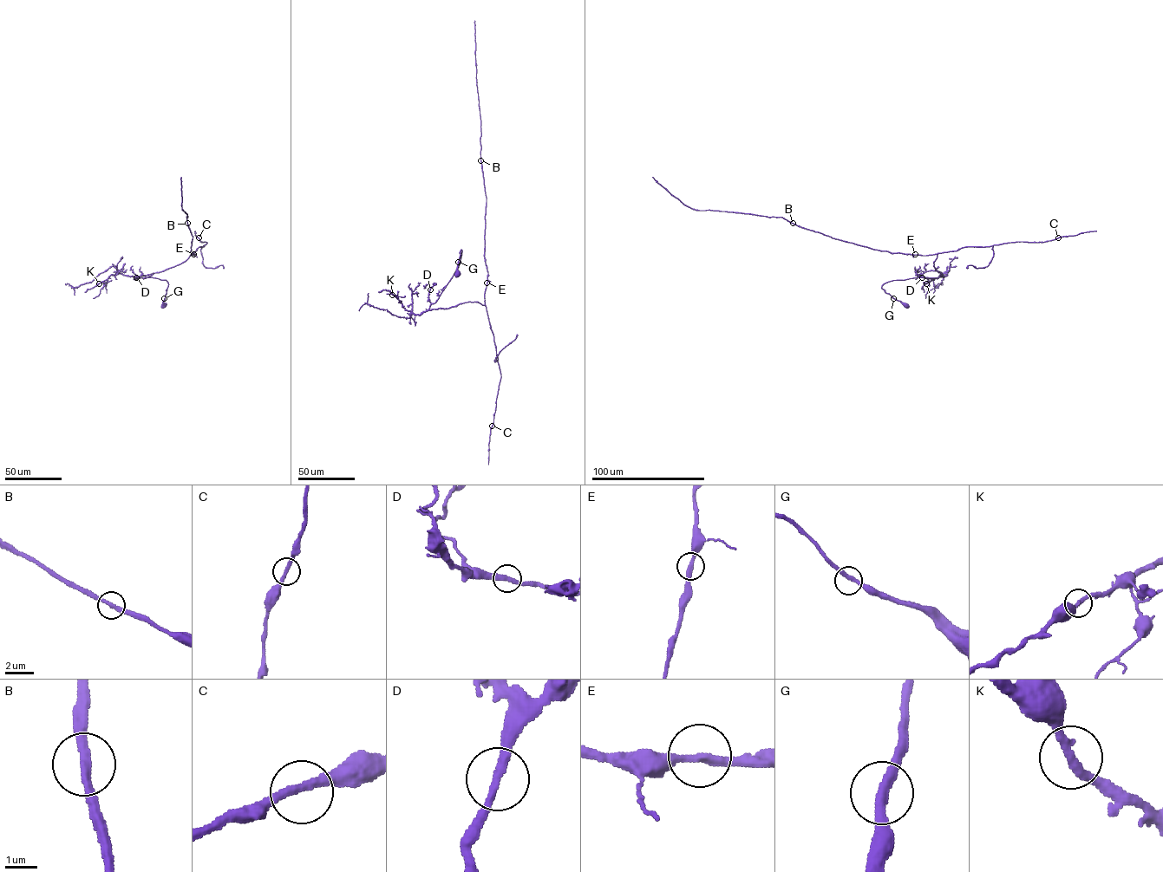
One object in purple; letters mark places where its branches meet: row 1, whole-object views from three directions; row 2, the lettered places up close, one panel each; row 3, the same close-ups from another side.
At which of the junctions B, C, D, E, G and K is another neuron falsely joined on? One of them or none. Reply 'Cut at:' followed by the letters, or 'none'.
Cut at: none

